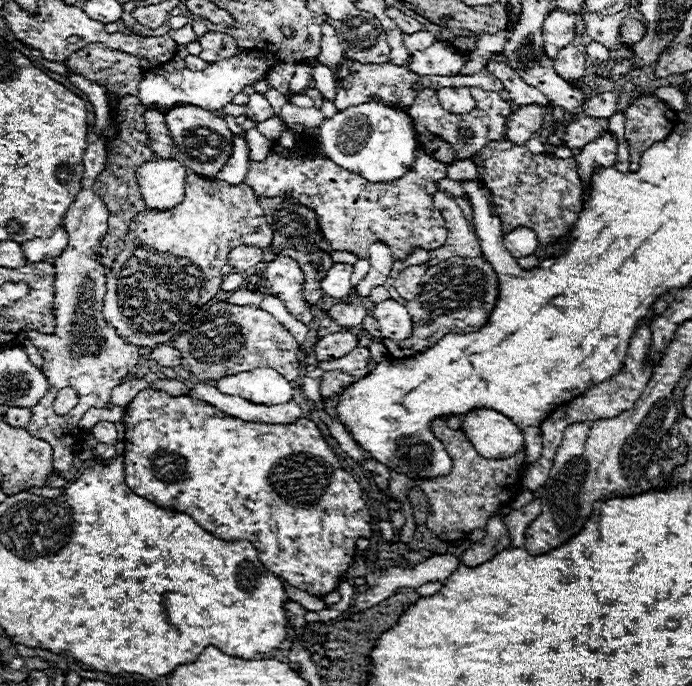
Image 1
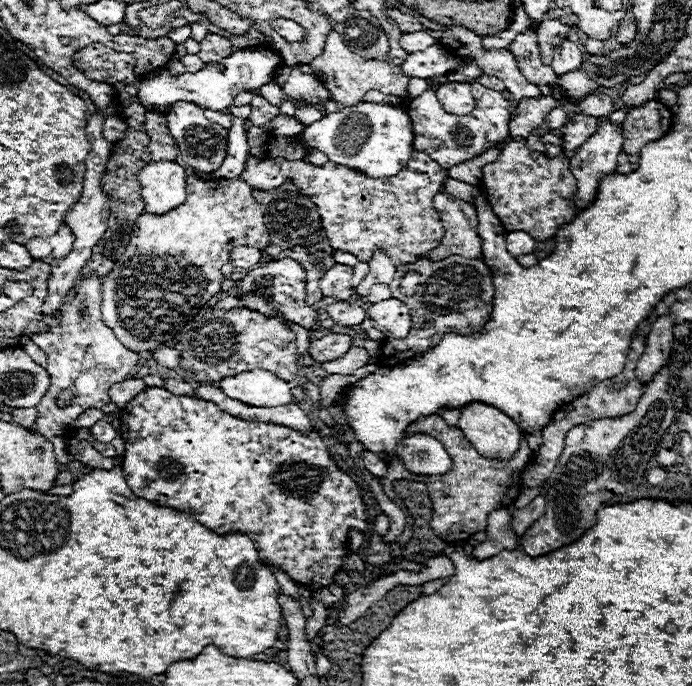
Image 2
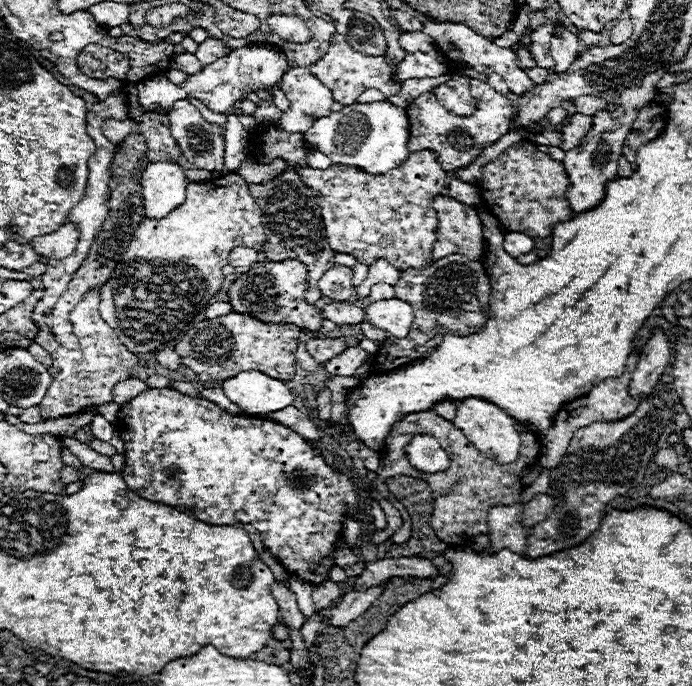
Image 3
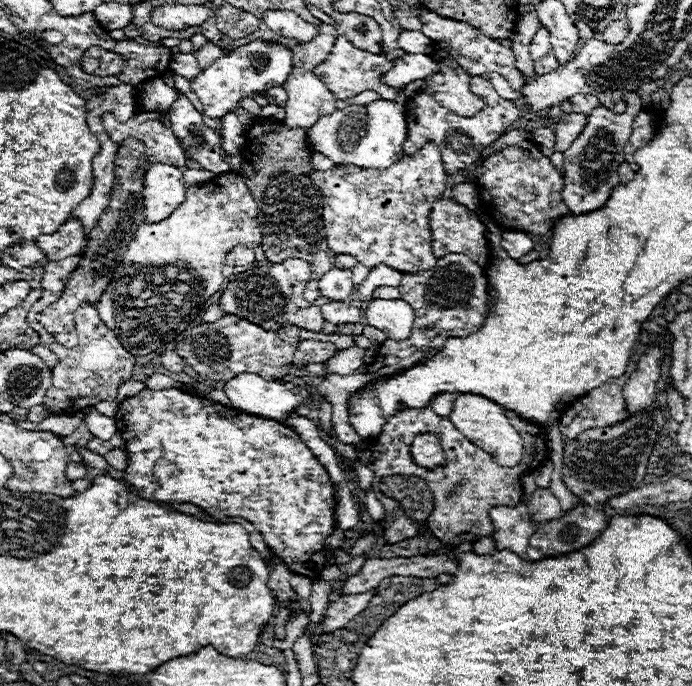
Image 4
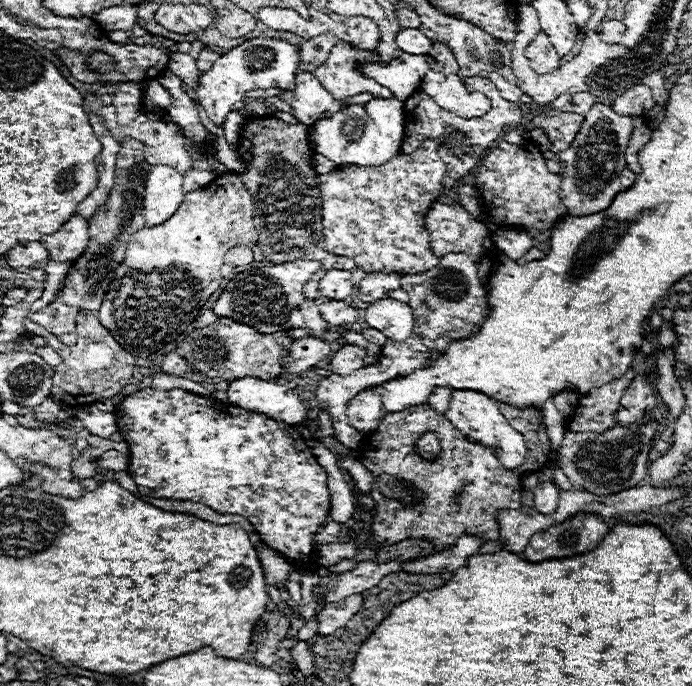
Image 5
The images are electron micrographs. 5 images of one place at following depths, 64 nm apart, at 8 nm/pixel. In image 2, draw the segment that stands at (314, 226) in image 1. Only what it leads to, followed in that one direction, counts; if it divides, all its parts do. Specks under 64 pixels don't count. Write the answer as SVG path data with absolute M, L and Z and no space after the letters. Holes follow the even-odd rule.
M286 180L282 186L278 186L272 192L262 192L262 190L252 188L252 194L264 210L264 218L266 218L264 222L270 232L270 244L266 246L264 252L270 258L294 258L296 262L302 262L302 266L306 268L306 282L308 282L306 284L306 292L308 292L306 302L310 302L310 306L316 304L322 298L322 294L316 292L318 280L322 278L322 274L326 274L326 270L330 266L334 266L334 258L332 258L334 250L330 248L328 238L324 234L316 204L308 196L304 196L292 180ZM294 246L304 246L308 250L290 250Z

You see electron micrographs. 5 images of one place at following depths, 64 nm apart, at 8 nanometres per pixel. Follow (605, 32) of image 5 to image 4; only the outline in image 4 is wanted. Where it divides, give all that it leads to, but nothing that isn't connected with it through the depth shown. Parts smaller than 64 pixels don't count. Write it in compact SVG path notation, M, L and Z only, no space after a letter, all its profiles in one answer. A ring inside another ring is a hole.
M614 20L606 26L606 30L602 32L604 42L622 42L628 34L628 22L626 20Z

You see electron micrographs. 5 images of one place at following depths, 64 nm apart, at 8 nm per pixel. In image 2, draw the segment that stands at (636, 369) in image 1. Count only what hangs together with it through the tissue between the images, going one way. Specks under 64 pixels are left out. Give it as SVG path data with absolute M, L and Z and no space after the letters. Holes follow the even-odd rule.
M638 336L638 338L632 340L630 352L628 352L628 360L626 360L626 366L624 366L622 374L600 382L598 386L594 386L594 388L592 388L588 394L584 394L582 398L576 398L574 402L568 402L566 406L558 408L558 412L552 416L550 426L546 426L546 428L542 430L542 446L540 446L540 450L538 450L538 456L534 456L534 460L522 470L522 484L524 484L526 488L538 486L540 482L544 482L544 480L550 476L550 472L552 472L554 466L558 464L558 458L560 458L558 454L562 452L566 434L568 434L574 426L586 424L586 422L590 422L590 420L600 420L600 418L618 418L618 416L630 414L630 412L636 408L636 404L638 404L638 400L640 400L640 396L642 396L644 386L636 380L634 370L636 370L636 364L638 364L638 360L640 360L640 356L642 356L642 352L644 352L644 344L646 344L644 340L646 340L646 338L642 338L642 336Z

